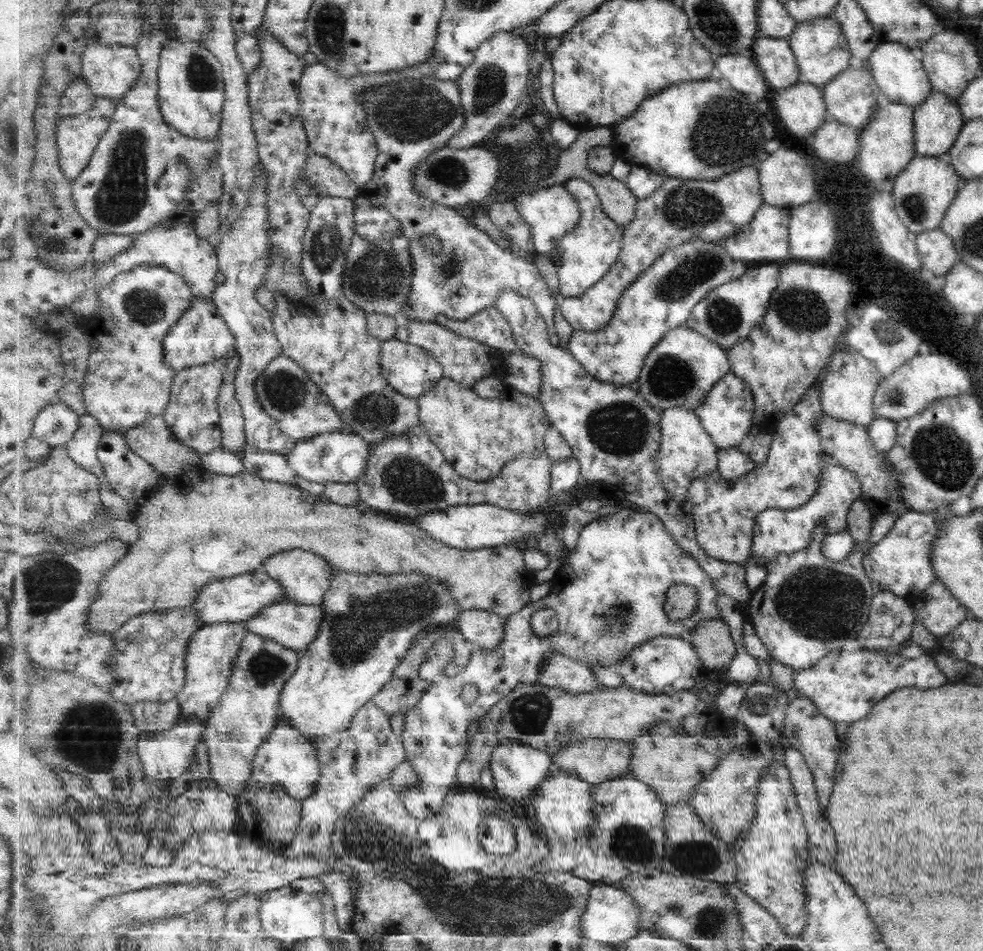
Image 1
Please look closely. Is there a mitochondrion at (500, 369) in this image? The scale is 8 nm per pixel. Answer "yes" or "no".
no

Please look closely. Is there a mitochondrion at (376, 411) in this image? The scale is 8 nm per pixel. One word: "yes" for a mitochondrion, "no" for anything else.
yes

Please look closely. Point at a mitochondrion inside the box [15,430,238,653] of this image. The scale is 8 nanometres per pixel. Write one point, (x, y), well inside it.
(48, 584)

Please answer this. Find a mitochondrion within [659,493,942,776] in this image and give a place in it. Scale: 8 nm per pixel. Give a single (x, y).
(819, 603)

